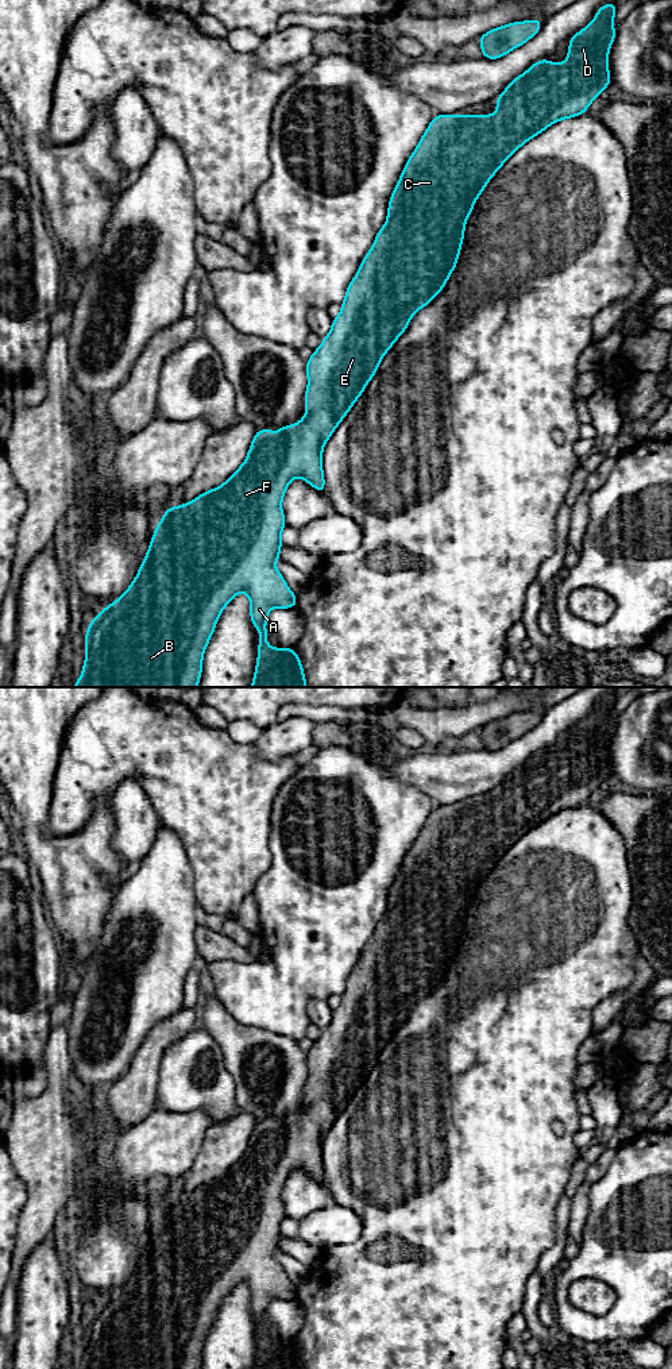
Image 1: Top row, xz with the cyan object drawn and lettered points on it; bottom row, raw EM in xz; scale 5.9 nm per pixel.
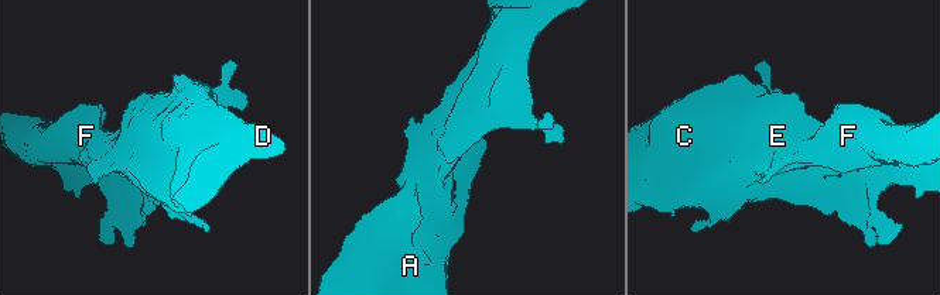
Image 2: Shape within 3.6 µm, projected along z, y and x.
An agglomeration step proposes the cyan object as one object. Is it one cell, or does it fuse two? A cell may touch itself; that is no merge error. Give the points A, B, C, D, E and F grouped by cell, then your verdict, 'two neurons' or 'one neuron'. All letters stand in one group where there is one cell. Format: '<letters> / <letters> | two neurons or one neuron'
A B C D E F | one neuron

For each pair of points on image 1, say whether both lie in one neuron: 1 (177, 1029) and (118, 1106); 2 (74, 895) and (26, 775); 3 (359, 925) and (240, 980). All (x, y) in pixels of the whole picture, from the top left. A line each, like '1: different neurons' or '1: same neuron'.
1: same neuron
2: same neuron
3: same neuron

